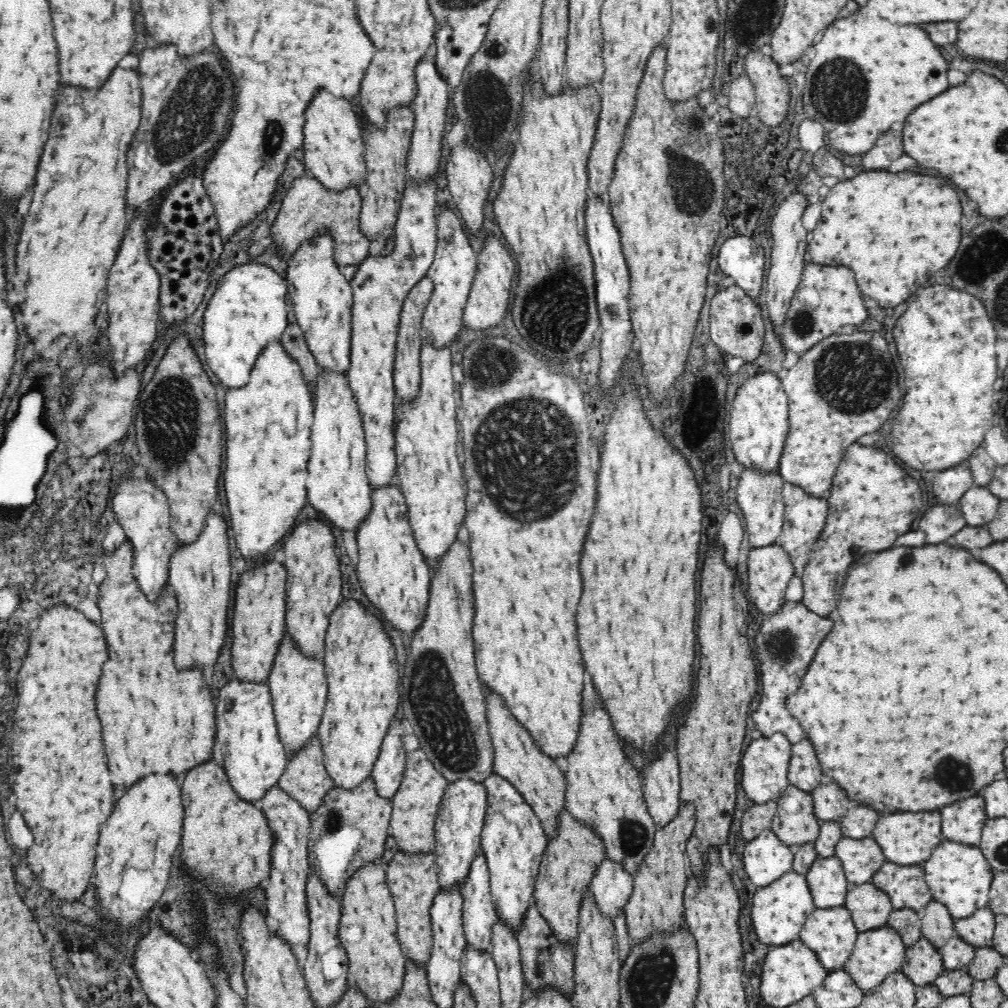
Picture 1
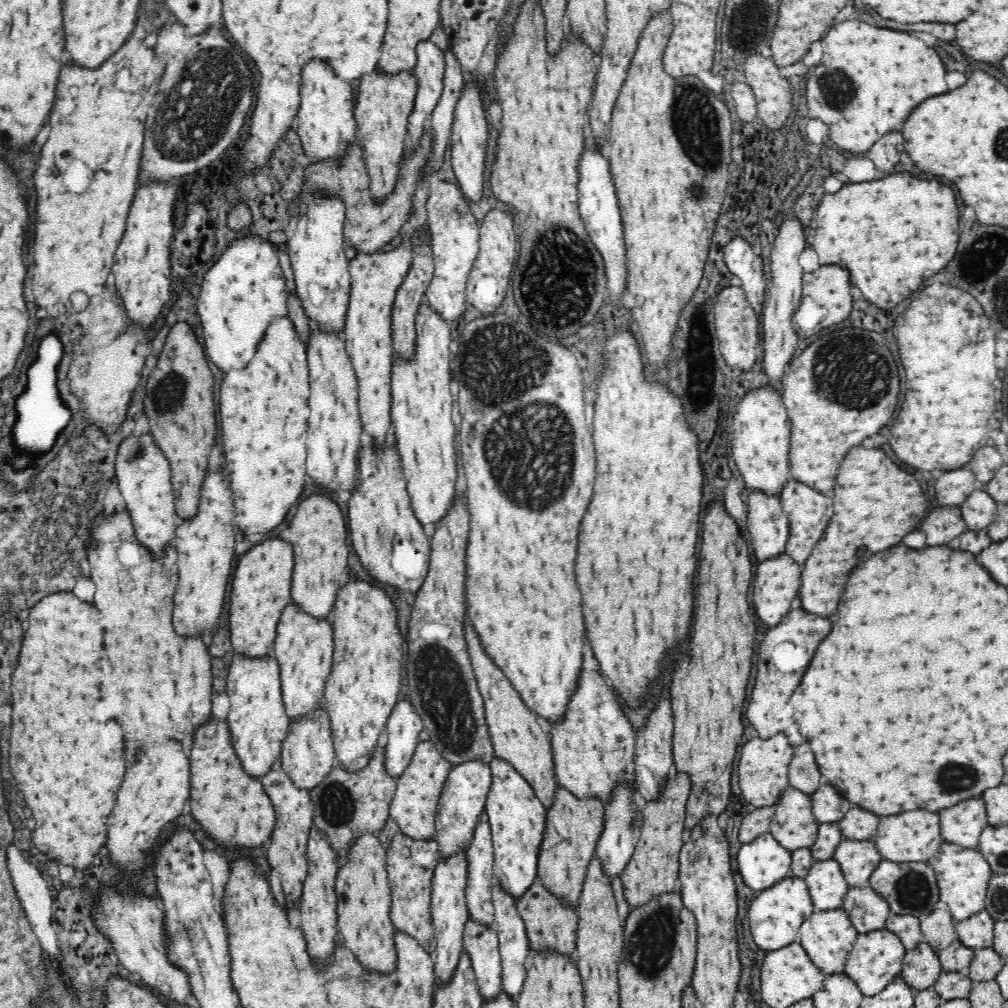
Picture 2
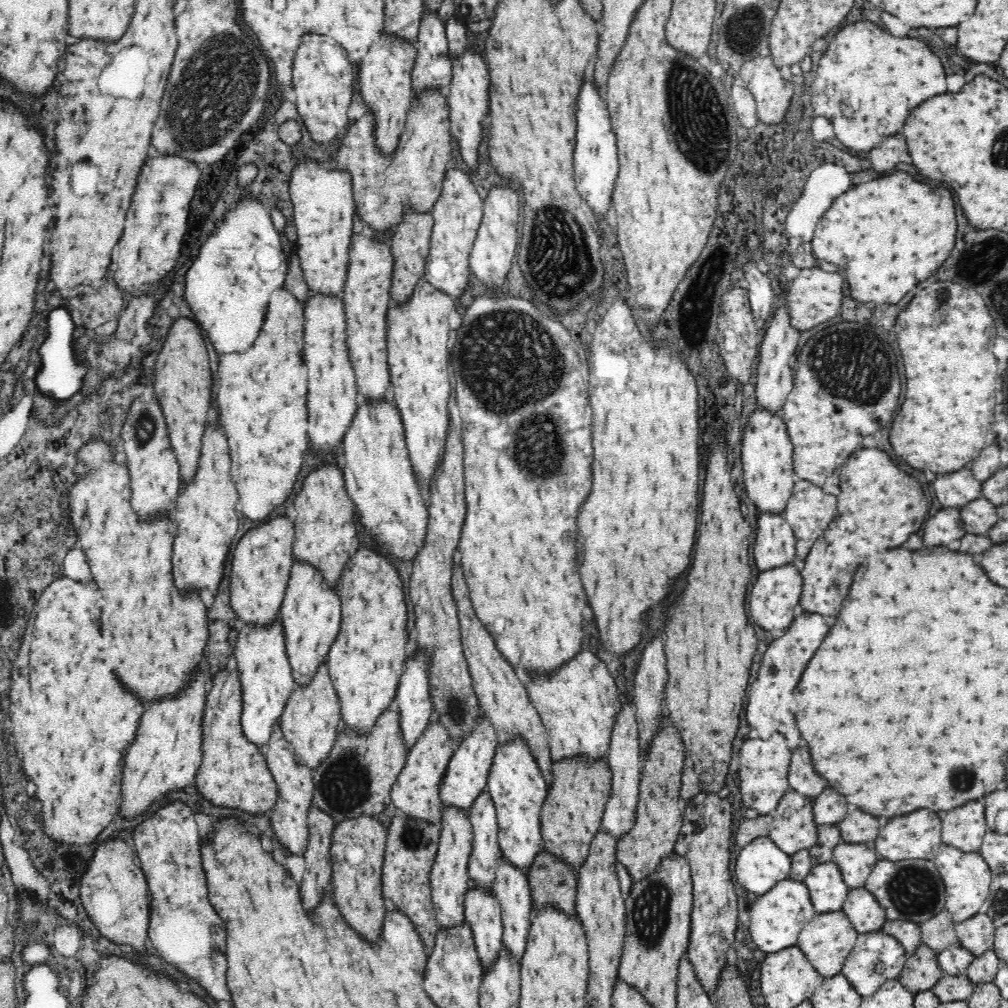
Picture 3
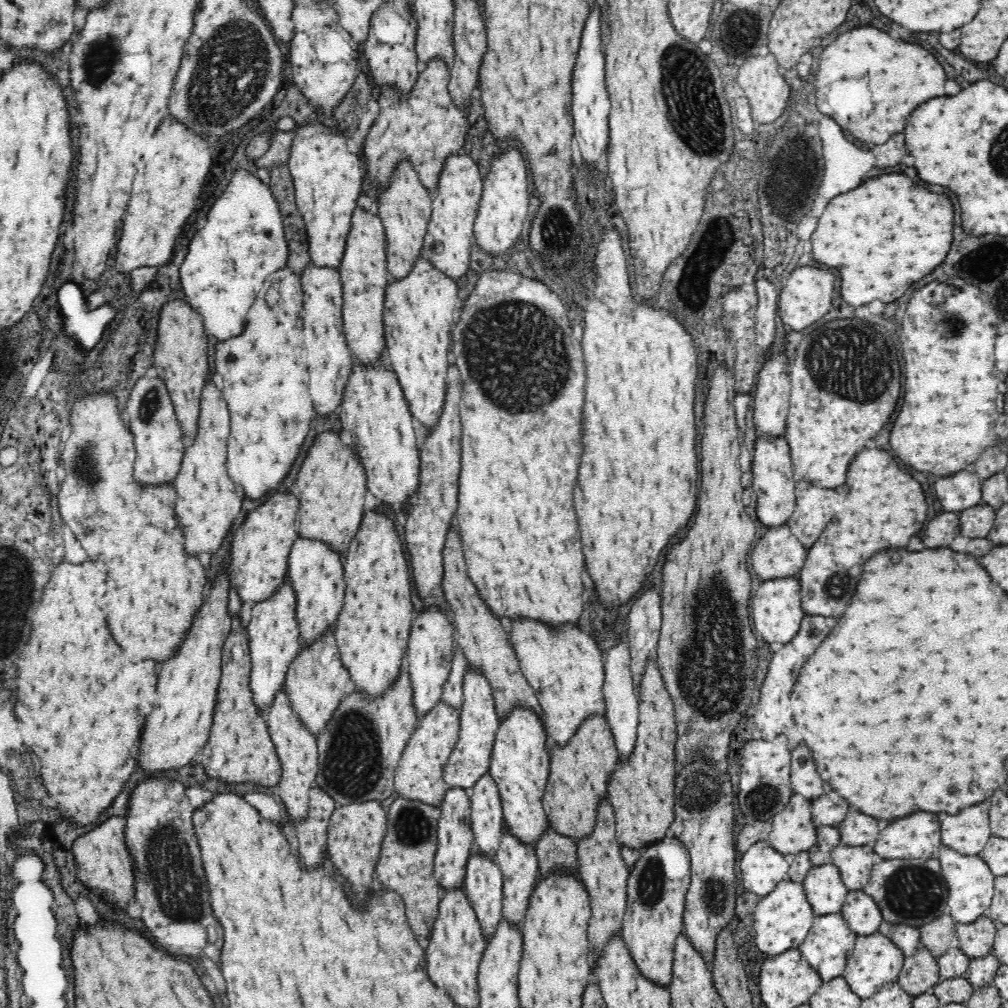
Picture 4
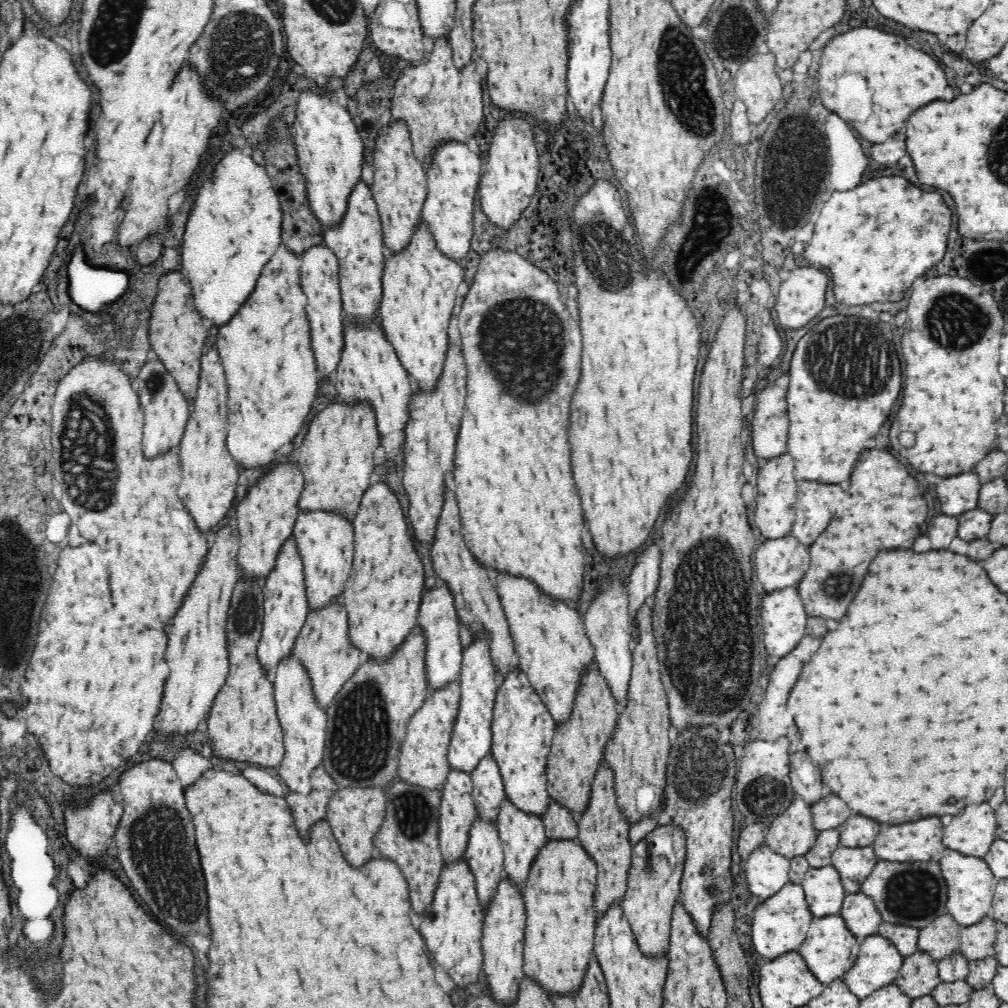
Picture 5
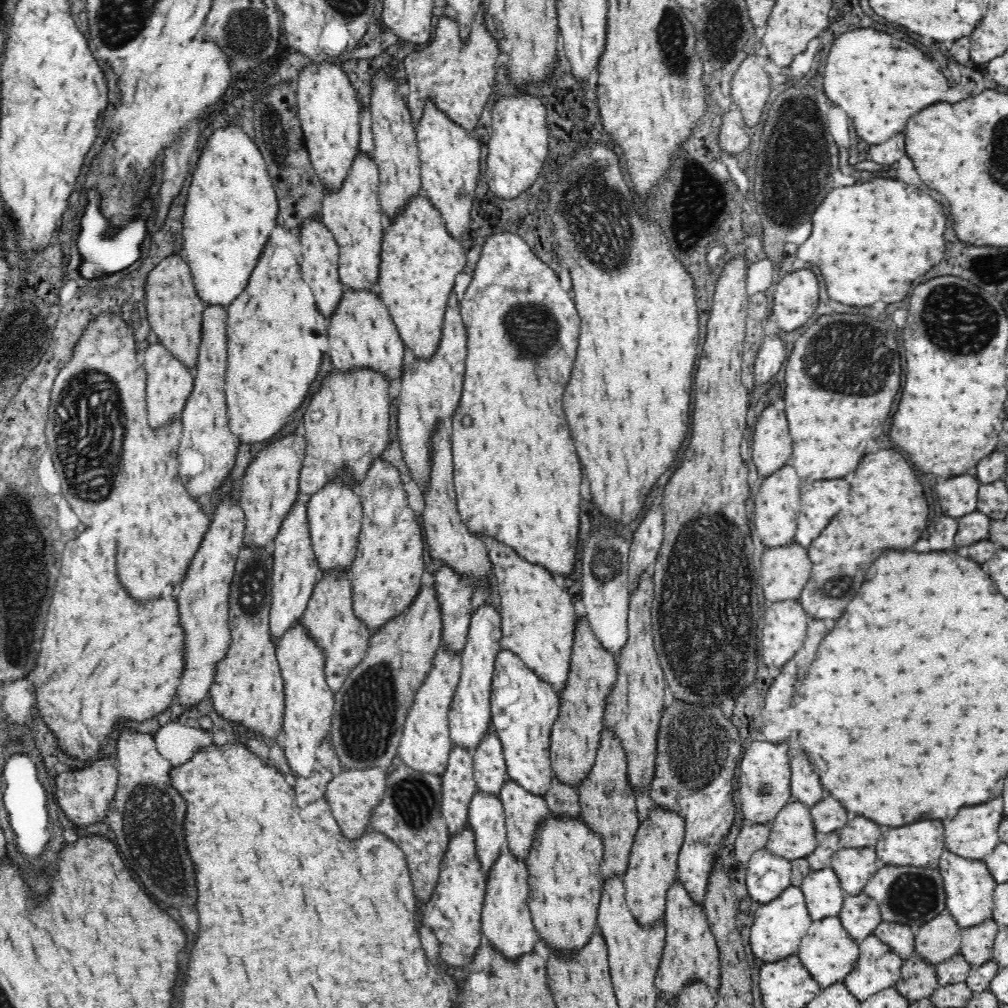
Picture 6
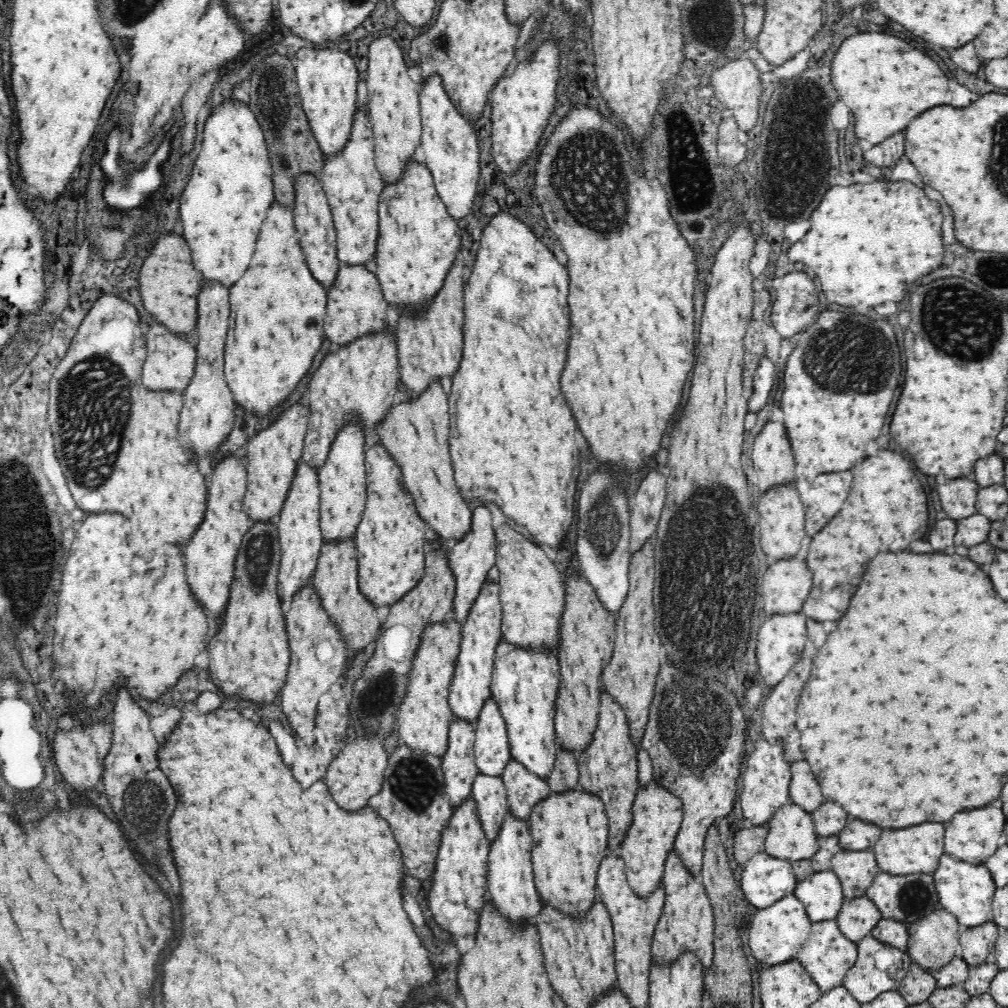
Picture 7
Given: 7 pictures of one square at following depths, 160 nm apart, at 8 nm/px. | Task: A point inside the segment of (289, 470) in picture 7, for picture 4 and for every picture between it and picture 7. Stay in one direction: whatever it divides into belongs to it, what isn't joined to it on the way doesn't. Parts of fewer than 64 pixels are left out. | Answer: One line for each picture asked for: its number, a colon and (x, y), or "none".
4: (259, 556)
5: (267, 514)
6: (270, 484)

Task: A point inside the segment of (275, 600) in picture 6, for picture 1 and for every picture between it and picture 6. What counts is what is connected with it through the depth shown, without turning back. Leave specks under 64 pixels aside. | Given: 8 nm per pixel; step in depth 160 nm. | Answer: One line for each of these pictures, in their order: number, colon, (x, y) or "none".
1: (254, 758)
2: (258, 724)
3: (266, 678)
4: (275, 636)
5: (286, 606)

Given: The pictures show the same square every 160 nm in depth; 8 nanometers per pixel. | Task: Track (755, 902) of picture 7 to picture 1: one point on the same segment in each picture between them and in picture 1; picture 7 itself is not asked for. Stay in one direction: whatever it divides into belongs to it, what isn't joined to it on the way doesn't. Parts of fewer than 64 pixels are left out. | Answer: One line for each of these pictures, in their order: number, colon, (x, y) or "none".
1: (766, 858)
2: (762, 862)
3: (760, 865)
4: (762, 867)
5: (766, 872)
6: (767, 876)

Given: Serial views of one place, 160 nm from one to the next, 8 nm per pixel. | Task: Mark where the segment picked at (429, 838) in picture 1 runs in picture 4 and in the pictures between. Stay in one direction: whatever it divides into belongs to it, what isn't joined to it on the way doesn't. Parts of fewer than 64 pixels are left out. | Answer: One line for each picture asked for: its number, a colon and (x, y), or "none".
2: (413, 808)
3: (416, 792)
4: (419, 774)

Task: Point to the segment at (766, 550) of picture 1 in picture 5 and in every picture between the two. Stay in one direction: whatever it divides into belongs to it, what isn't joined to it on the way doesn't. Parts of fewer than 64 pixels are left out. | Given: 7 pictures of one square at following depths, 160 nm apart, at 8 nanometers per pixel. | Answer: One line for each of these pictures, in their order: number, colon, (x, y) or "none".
2: (777, 580)
3: (771, 602)
4: (778, 613)
5: (783, 617)

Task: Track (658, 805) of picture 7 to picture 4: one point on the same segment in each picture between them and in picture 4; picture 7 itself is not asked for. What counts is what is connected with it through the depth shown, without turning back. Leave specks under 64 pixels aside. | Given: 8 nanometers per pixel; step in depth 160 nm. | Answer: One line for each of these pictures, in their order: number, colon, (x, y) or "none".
4: (656, 889)
5: (653, 880)
6: (652, 865)

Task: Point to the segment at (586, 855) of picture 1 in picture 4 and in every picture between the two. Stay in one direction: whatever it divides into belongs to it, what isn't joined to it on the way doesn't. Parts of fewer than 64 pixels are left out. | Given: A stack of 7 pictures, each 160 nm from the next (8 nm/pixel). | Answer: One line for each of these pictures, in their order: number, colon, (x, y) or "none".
2: (573, 826)
3: (571, 815)
4: (578, 777)

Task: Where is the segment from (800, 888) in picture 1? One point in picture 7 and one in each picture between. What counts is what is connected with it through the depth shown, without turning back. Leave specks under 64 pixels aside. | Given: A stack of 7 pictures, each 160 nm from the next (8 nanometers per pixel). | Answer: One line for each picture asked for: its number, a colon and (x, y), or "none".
2: (776, 913)
3: (776, 918)
4: (781, 920)
5: (778, 924)
6: (778, 927)
7: (777, 932)

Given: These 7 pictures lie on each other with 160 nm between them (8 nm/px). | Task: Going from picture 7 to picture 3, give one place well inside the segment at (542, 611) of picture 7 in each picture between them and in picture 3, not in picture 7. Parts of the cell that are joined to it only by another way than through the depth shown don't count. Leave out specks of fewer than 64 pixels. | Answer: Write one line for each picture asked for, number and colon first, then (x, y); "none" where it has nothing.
3: (578, 705)
4: (563, 664)
5: (549, 637)
6: (538, 616)

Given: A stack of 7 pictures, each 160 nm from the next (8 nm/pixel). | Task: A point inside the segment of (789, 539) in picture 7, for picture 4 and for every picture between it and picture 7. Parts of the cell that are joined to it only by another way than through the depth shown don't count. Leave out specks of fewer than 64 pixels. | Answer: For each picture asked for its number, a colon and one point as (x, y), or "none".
4: (773, 483)
5: (775, 513)
6: (774, 512)

